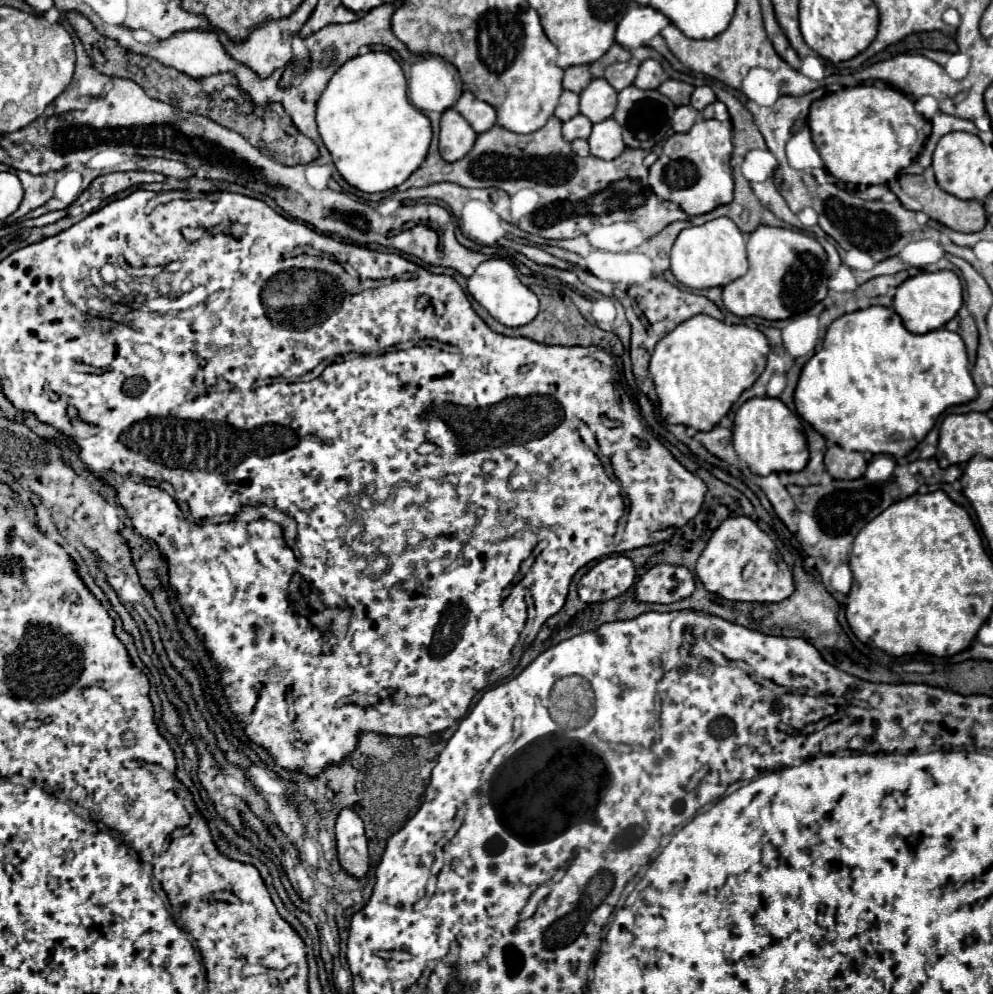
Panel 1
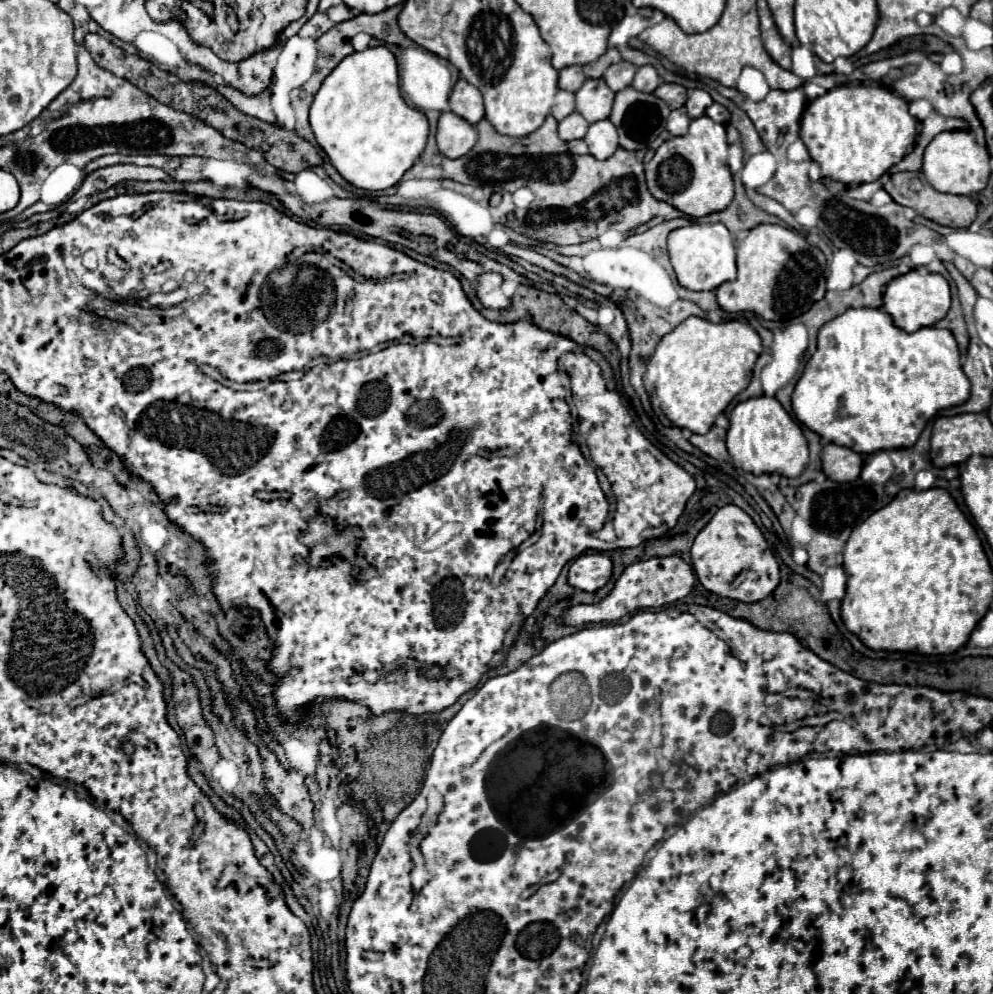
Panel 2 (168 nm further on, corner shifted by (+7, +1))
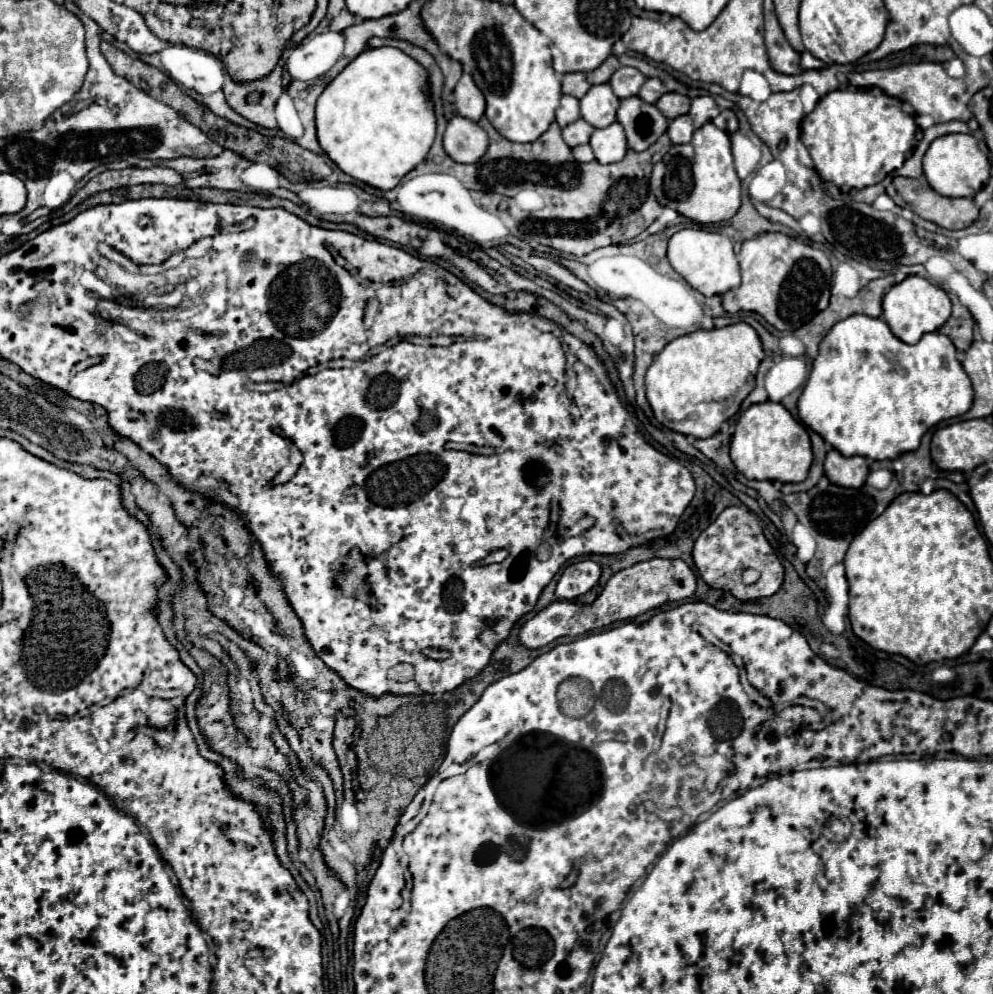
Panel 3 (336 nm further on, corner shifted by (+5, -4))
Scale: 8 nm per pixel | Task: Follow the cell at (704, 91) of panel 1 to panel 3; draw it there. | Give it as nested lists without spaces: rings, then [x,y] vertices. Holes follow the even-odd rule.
[[[697,96],[697,98],[691,102],[689,116],[693,118],[695,128],[711,122],[717,114],[719,114],[719,106],[715,104],[715,100],[713,100],[711,96]]]

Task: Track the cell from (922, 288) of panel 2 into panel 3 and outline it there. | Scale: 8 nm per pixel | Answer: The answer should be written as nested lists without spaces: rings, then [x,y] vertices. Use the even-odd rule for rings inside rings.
[[[907,276],[903,282],[895,284],[883,298],[881,318],[889,324],[891,332],[907,344],[917,344],[925,332],[939,330],[939,326],[943,326],[943,322],[947,322],[949,316],[951,302],[947,294],[921,276]]]

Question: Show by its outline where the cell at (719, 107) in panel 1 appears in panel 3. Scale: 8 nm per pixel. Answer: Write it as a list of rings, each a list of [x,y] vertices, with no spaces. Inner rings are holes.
[[[721,110],[721,114],[713,120],[713,124],[717,128],[721,128],[723,132],[729,132],[729,134],[739,128],[739,122],[737,122],[737,116],[733,110]]]

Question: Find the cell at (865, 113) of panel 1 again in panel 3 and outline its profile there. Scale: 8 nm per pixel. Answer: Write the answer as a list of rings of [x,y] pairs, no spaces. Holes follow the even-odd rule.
[[[849,86],[845,89],[833,90],[831,94],[825,94],[815,110],[803,118],[801,124],[801,142],[809,150],[815,170],[819,172],[823,182],[831,182],[835,186],[849,186],[849,188],[865,188],[871,184],[881,182],[889,172],[903,166],[905,158],[916,146],[915,132],[917,124],[913,114],[903,110],[903,104],[887,96],[881,89],[872,91],[864,88]]]

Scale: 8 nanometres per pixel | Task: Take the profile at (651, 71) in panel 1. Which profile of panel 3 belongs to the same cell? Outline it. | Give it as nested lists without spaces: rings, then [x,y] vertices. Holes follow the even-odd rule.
[[[647,78],[645,84],[641,86],[641,92],[639,92],[639,98],[643,102],[649,102],[649,104],[655,104],[663,94],[665,94],[665,86],[661,84],[659,78]]]

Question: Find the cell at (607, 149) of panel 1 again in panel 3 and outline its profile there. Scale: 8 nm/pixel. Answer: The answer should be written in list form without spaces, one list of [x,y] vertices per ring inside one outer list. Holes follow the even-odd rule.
[[[613,122],[607,128],[595,130],[591,136],[591,148],[601,164],[613,164],[623,160],[627,152],[627,138],[623,126],[619,122]]]

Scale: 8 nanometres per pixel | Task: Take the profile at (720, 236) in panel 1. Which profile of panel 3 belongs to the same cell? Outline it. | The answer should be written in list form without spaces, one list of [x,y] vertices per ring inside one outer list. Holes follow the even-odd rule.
[[[695,228],[679,230],[669,238],[667,258],[669,258],[671,266],[675,268],[675,272],[679,272],[689,282],[689,286],[693,286],[695,290],[699,290],[705,296],[723,294],[741,284],[739,262],[733,252],[731,238],[725,234],[695,230]]]

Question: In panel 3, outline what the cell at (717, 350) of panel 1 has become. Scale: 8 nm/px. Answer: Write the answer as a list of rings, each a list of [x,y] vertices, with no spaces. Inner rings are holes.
[[[747,322],[697,330],[675,338],[657,354],[647,370],[647,400],[655,418],[679,434],[711,438],[725,420],[737,414],[741,402],[755,388],[755,374],[761,360],[761,340]]]

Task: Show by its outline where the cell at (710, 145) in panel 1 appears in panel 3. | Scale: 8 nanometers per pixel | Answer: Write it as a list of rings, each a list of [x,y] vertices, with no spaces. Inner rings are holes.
[[[707,122],[695,130],[689,144],[671,146],[663,160],[655,164],[649,187],[659,204],[671,206],[699,224],[717,224],[733,218],[741,206],[741,180],[733,166],[729,134]]]

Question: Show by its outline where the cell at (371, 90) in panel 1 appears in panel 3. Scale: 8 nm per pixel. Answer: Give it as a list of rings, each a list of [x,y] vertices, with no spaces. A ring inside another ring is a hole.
[[[383,46],[361,52],[319,96],[317,139],[325,154],[345,174],[379,190],[393,190],[407,172],[425,160],[435,140],[435,106],[429,96],[427,70],[399,48]]]

